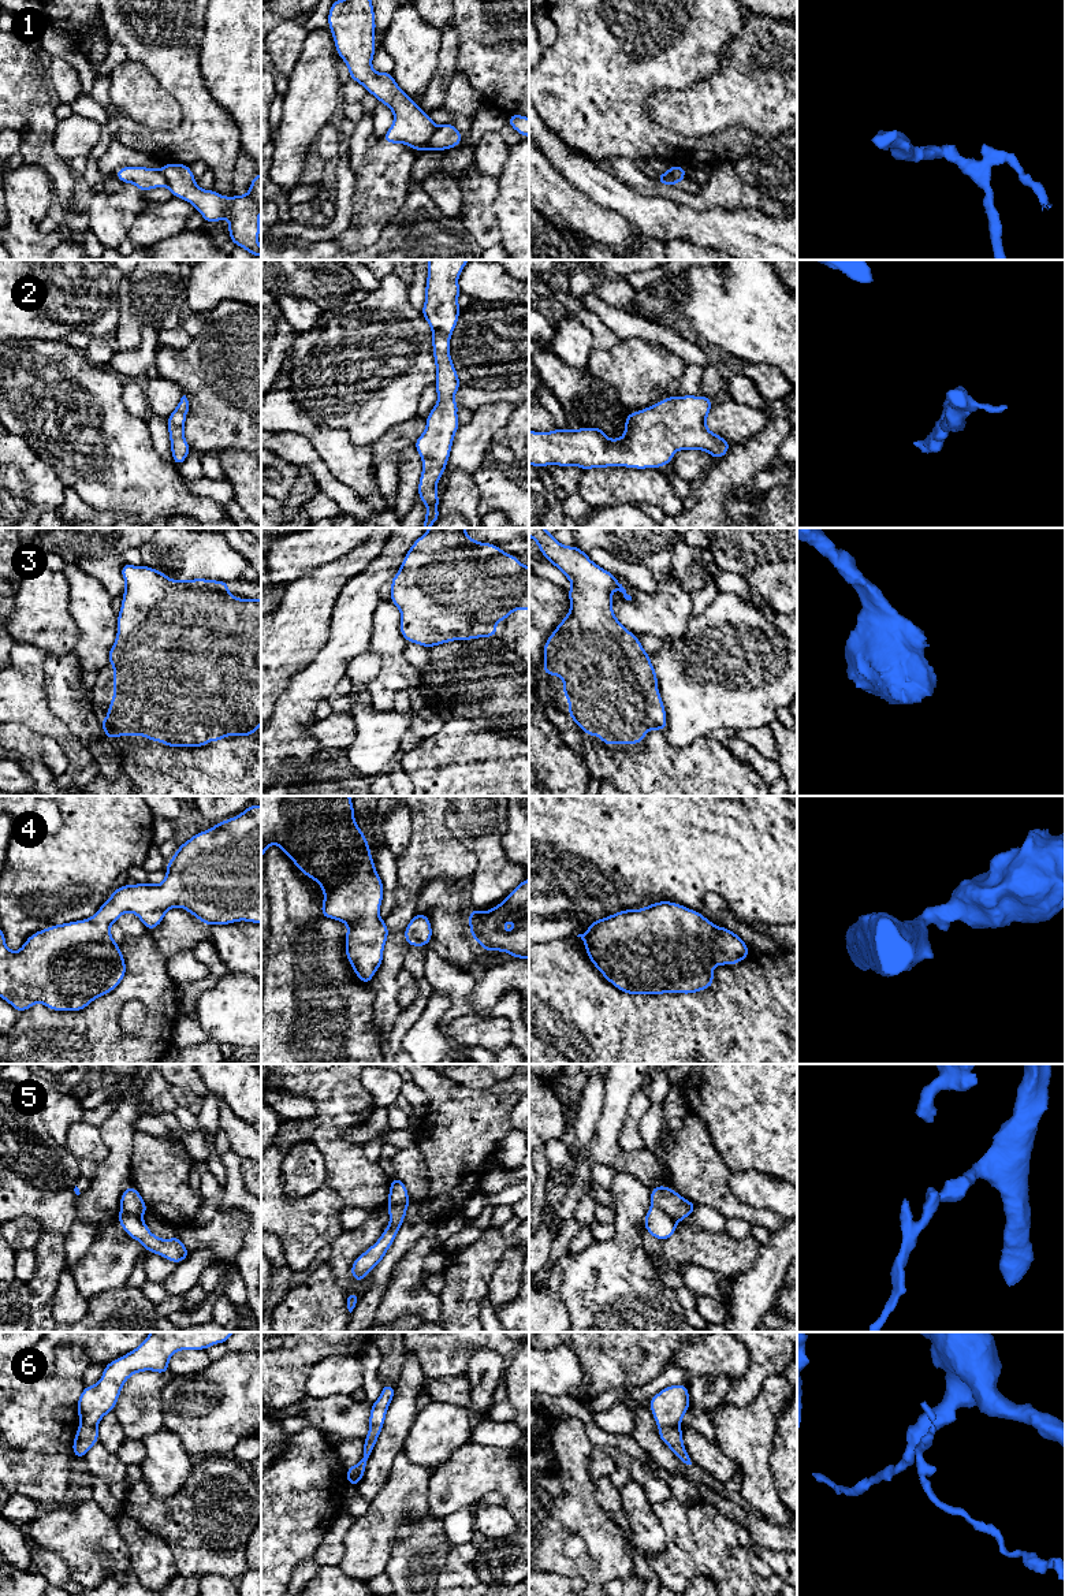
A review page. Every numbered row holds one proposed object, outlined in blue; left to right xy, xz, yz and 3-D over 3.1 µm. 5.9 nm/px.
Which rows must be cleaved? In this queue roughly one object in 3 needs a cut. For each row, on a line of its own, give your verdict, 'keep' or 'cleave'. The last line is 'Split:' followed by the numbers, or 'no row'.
1: cleave
2: keep
3: keep
4: keep
5: cleave
6: cleave
Split: 1, 5, 6

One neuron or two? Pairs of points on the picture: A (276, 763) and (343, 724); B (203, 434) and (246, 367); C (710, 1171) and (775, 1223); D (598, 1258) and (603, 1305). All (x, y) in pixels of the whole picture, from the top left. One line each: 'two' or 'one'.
A: two
B: one
C: one
D: one

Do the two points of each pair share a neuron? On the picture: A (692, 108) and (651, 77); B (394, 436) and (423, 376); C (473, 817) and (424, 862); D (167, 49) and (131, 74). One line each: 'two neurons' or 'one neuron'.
A: two neurons
B: two neurons
C: two neurons
D: two neurons

